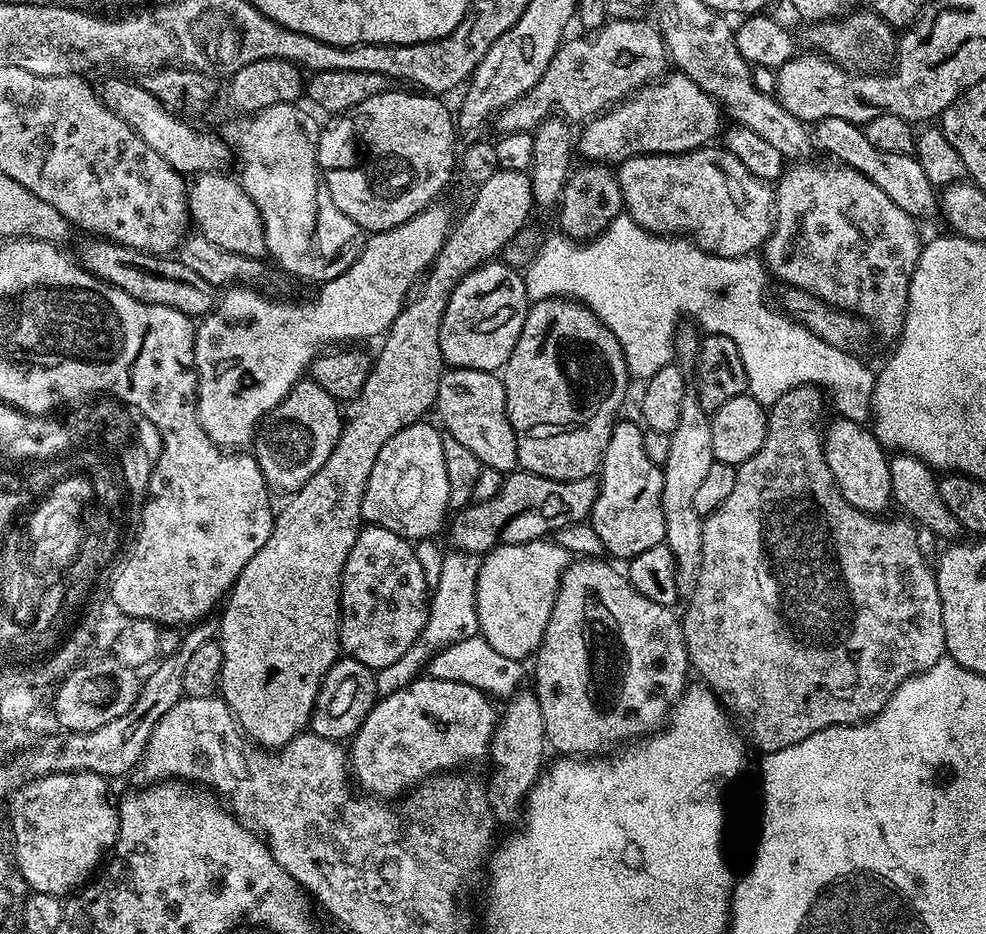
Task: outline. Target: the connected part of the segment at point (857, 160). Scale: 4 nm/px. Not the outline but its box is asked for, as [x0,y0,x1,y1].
[813,118,939,221]

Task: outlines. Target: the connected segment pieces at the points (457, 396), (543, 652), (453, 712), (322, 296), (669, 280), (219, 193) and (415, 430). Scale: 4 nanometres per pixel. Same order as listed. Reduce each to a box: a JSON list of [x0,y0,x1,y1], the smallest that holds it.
[[436,367,519,473],[534,558,690,756],[350,678,498,798],[194,206,450,450],[522,214,877,425],[188,171,266,257],[362,422,450,542]]

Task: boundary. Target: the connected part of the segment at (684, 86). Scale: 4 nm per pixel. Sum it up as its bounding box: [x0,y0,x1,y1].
[578,70,722,166]

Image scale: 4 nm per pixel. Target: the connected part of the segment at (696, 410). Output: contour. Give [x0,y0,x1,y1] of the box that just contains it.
[662,396,716,594]

